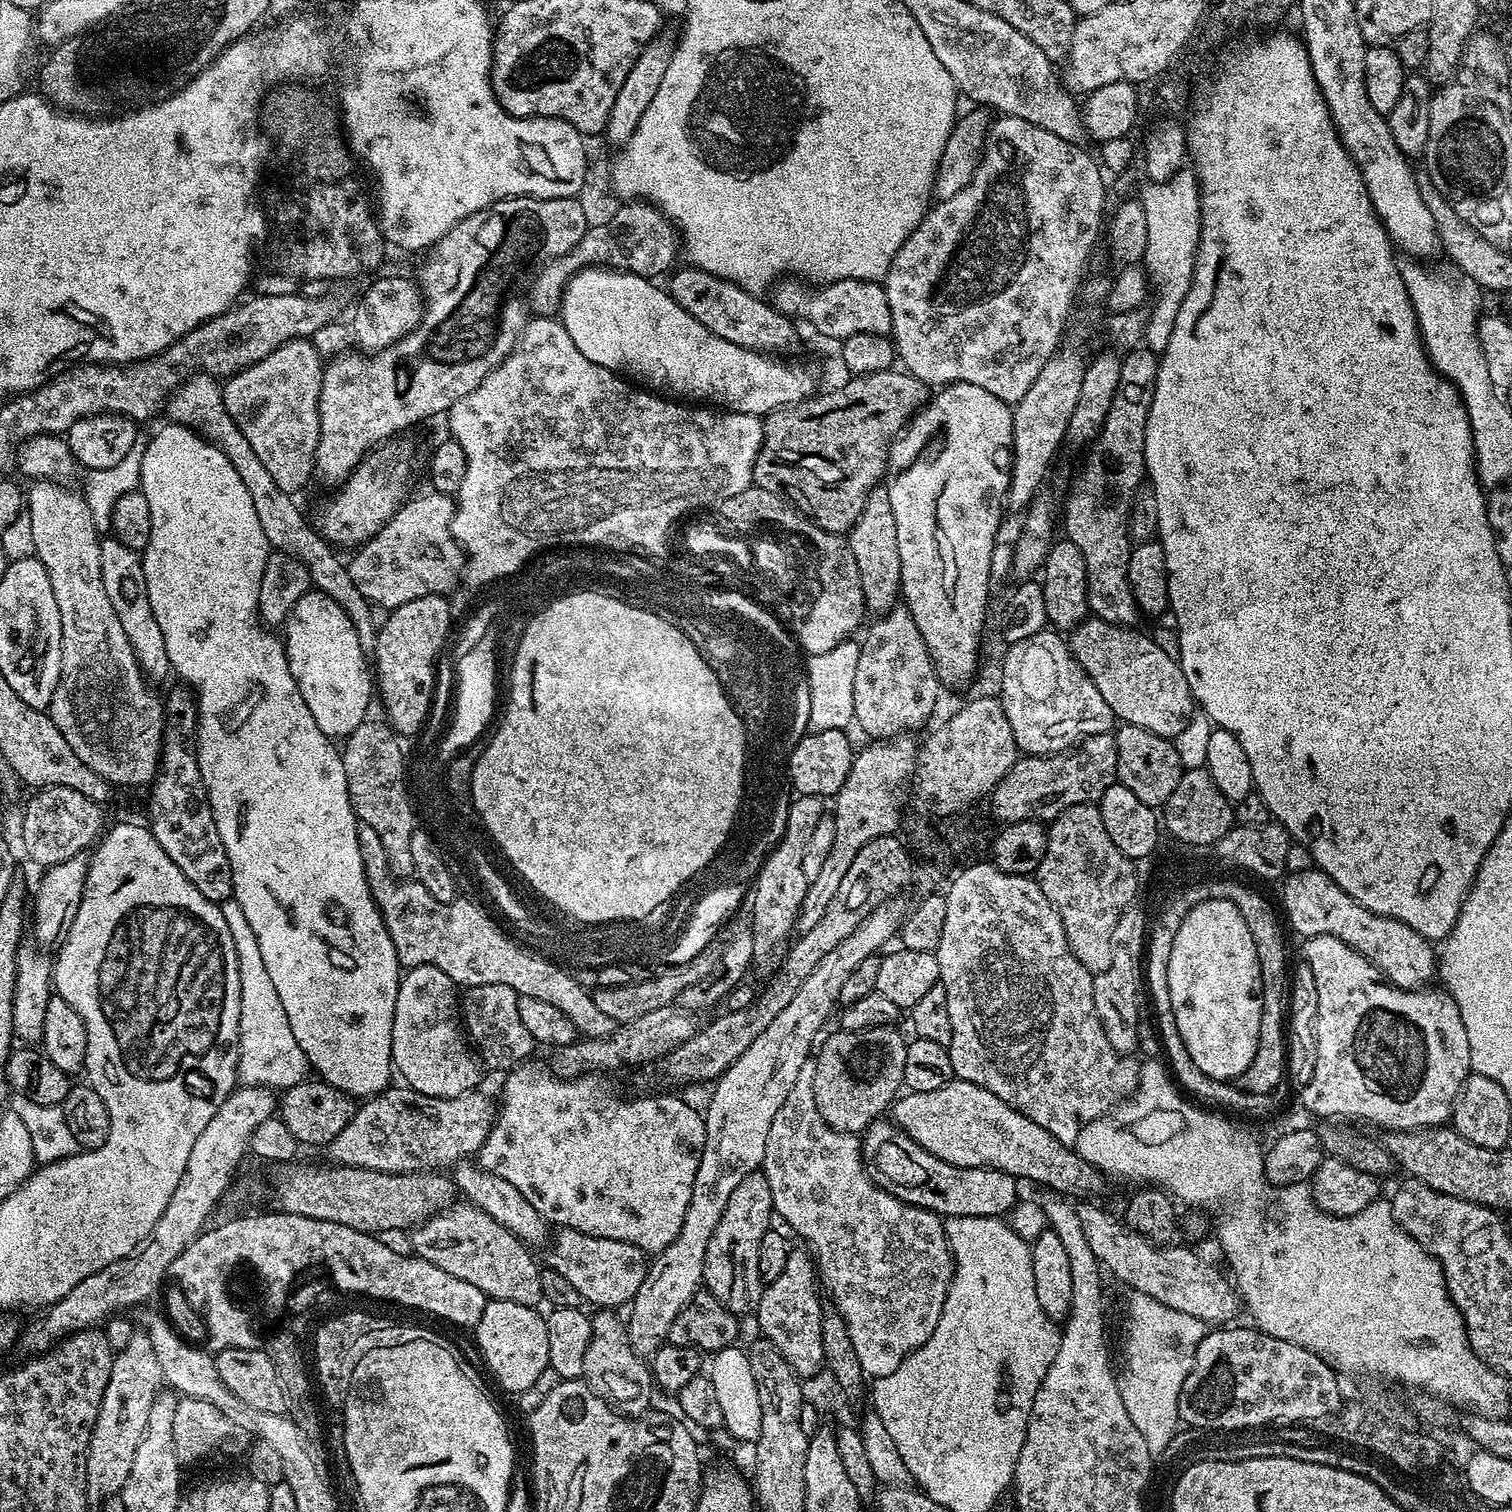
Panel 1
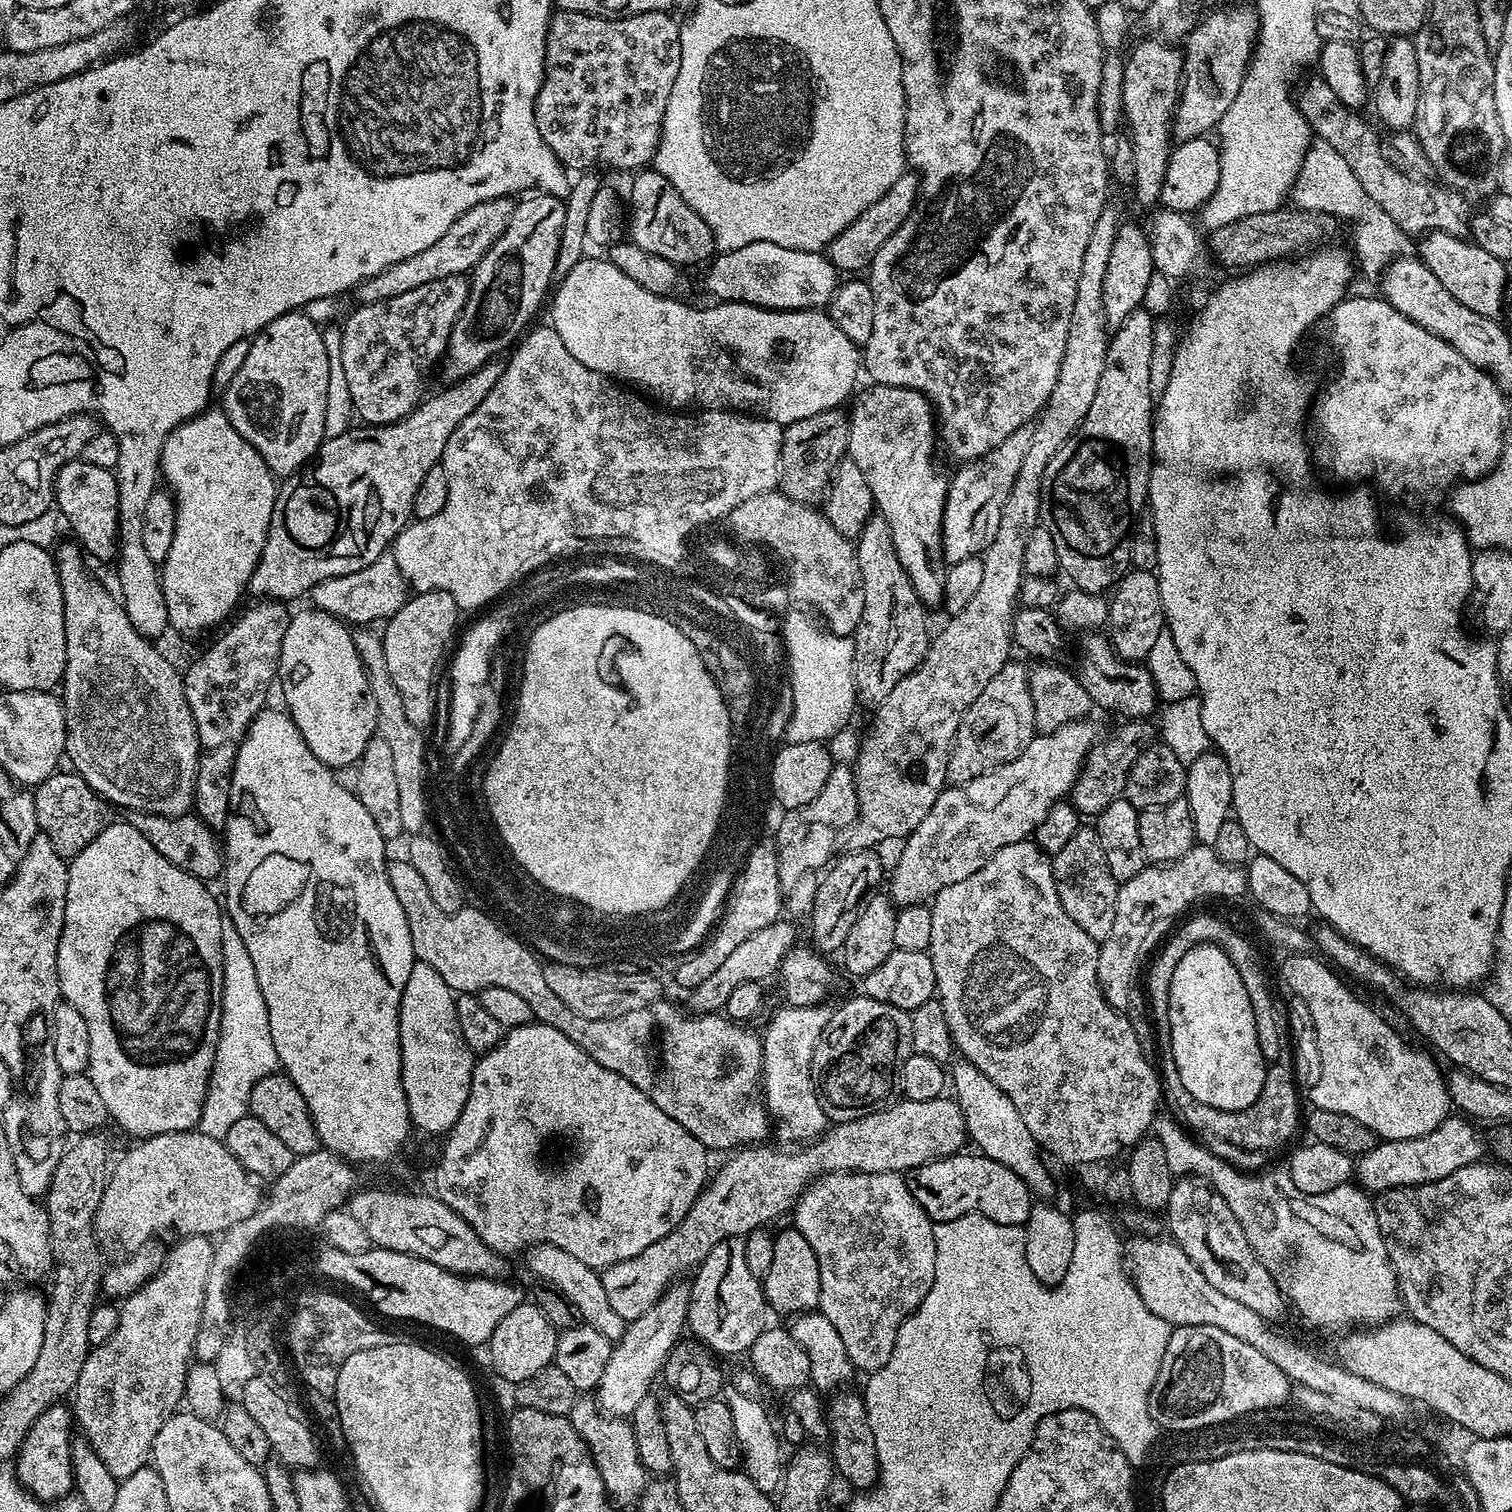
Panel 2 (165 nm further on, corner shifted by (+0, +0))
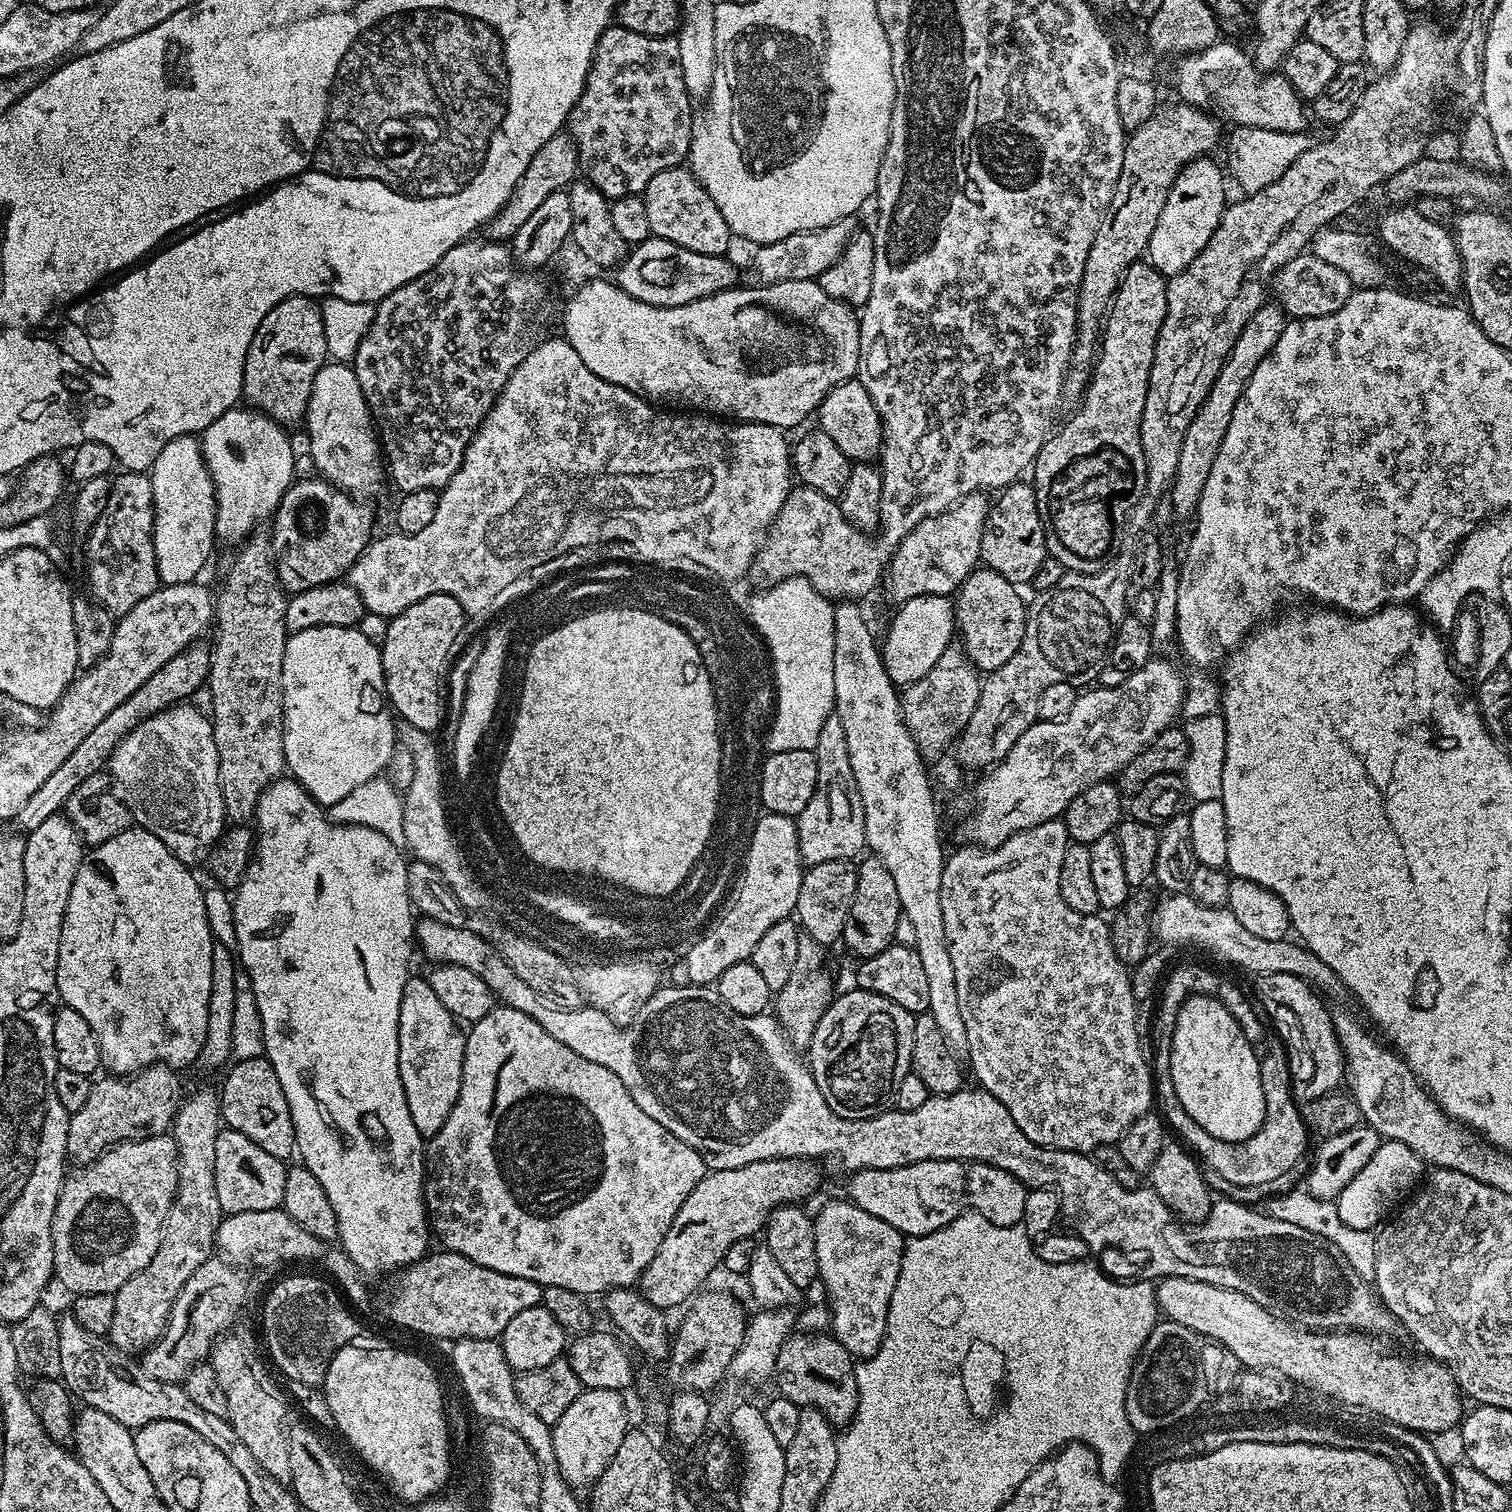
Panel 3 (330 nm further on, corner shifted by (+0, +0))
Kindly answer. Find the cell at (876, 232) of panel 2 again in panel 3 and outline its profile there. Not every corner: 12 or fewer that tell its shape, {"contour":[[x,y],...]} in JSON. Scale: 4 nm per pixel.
{"contour":[[855,219],[755,249],[761,285],[819,281],[844,255]]}

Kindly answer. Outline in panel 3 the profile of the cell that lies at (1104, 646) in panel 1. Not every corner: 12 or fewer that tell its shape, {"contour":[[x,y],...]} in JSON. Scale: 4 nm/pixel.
{"contour":[[973,570],[955,593],[958,640],[981,673],[1006,666],[1028,609],[1002,574]]}

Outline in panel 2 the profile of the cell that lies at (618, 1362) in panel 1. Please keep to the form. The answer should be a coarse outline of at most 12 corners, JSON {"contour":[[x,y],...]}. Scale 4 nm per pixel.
{"contour":[[581,1395],[570,1419],[609,1497],[635,1503],[646,1487],[627,1419]]}

